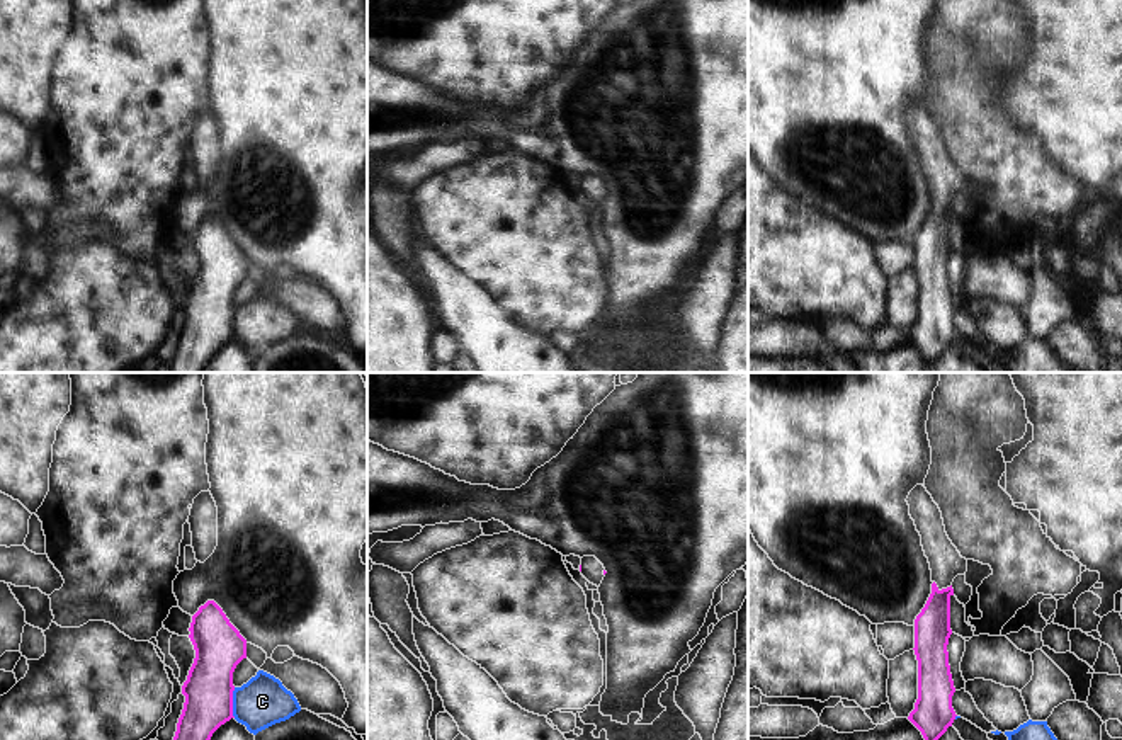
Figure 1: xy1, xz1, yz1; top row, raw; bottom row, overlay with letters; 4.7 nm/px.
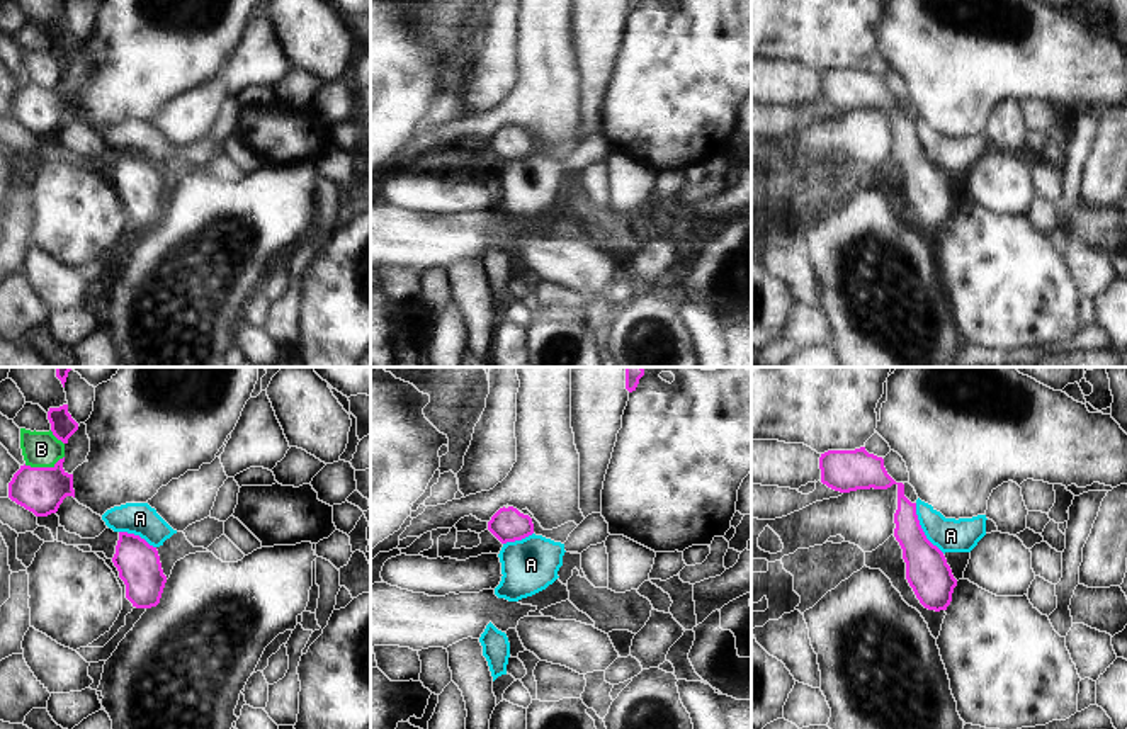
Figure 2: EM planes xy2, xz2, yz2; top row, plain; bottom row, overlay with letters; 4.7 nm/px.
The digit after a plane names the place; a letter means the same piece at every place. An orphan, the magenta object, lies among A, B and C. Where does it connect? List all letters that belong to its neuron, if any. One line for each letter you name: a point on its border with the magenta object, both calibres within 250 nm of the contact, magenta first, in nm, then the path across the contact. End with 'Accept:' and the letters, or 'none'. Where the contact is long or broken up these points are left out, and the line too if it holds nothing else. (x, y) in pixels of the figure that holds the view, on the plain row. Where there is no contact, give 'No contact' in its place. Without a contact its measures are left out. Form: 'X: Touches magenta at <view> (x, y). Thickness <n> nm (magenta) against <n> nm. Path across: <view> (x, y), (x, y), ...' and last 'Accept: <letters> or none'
Accept: none.

